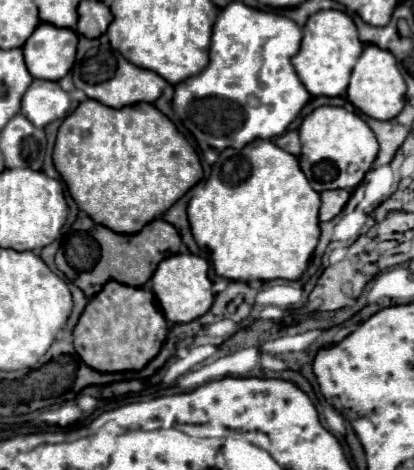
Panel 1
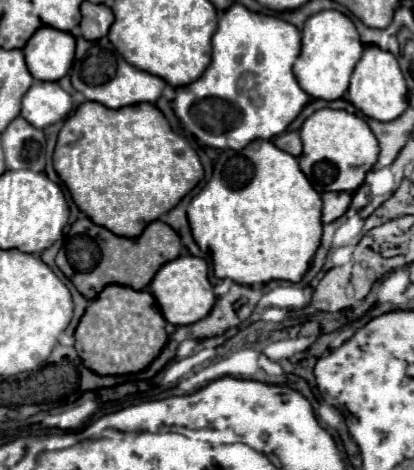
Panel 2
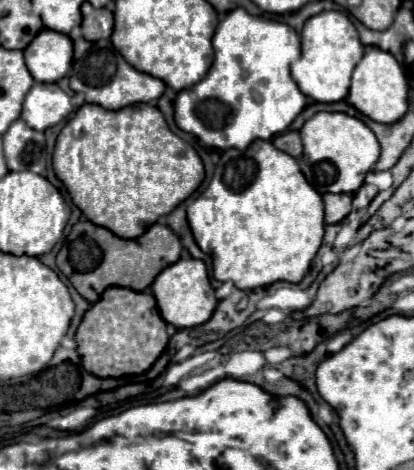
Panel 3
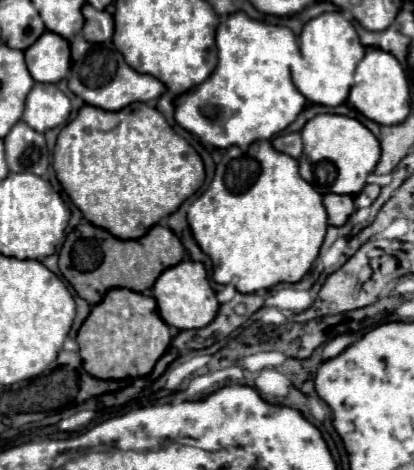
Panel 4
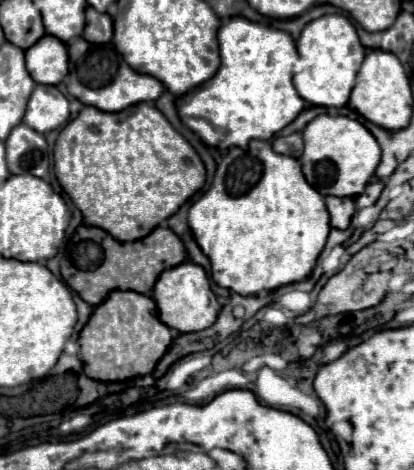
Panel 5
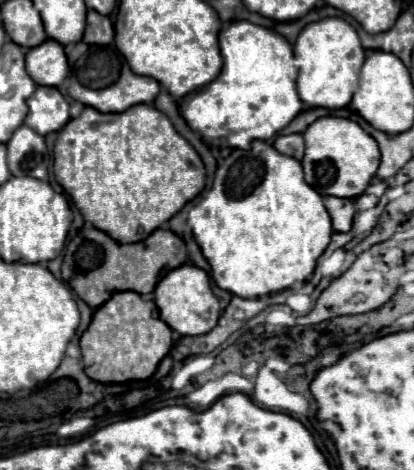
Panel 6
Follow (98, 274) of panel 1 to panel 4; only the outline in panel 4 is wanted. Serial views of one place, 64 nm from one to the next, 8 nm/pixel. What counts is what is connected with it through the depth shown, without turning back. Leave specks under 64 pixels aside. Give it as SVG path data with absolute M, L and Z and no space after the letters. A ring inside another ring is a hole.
M82 220L76 226L76 232L80 234L80 240L92 240L94 244L98 244L98 250L102 252L102 258L100 258L102 262L98 264L96 270L80 272L78 266L70 266L68 270L64 270L64 276L72 284L76 294L92 306L98 304L110 288L128 288L134 292L144 292L146 288L150 290L154 286L156 278L166 268L178 264L184 256L184 246L176 238L176 234L170 228L160 226L160 224L150 228L150 232L146 236L142 236L140 240L120 240L120 238L112 236L108 230L96 228L94 224L88 224L86 220Z

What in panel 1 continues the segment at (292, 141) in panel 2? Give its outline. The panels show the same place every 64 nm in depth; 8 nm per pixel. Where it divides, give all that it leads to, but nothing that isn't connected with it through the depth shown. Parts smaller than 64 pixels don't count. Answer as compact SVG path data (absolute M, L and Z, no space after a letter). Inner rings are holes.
M288 130L288 132L284 132L282 136L278 136L278 138L276 138L276 144L278 144L282 150L286 150L286 152L290 152L290 154L294 154L294 156L300 154L300 138L298 138L298 132L296 132L296 130Z

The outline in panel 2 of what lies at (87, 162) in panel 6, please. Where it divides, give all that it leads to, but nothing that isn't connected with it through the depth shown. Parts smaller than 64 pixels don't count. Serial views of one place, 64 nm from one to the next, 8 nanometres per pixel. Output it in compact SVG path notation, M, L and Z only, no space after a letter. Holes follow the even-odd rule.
M84 102L76 114L64 122L58 134L54 168L68 186L76 206L86 212L94 224L126 238L140 236L150 222L172 210L204 178L202 164L198 164L198 154L192 150L188 140L170 128L168 120L154 104L146 102L120 110L104 108L96 102Z

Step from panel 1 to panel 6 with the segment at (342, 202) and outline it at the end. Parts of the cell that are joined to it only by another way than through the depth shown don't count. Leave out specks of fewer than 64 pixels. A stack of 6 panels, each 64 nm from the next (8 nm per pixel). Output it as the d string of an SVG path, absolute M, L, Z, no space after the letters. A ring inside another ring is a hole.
M326 196L324 204L328 208L328 214L332 218L332 228L336 232L348 232L352 228L352 218L356 214L354 200L344 200L344 198L334 198Z

